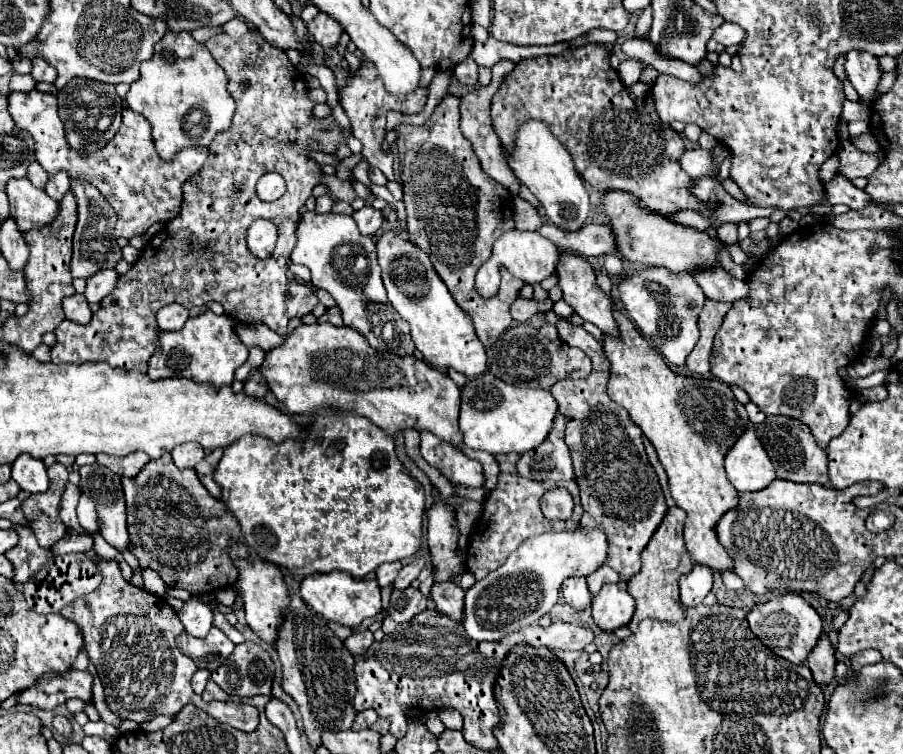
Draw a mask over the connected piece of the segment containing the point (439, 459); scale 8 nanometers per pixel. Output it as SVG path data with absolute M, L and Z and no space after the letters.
M420 432L420 452L430 466L438 468L454 484L482 486L484 474L480 462L462 454L460 448L440 448L442 444L432 432Z

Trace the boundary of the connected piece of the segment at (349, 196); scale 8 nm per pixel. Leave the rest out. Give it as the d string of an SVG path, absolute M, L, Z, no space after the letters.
M322 174L322 180L320 180L324 186L328 186L330 194L336 196L338 200L344 200L344 202L350 202L356 198L352 186L348 184L348 180L340 180L336 176L328 176L328 174Z

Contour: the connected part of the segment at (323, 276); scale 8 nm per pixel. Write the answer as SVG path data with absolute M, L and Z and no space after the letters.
M304 212L298 224L298 242L292 252L292 262L310 268L312 286L326 290L336 300L344 324L366 336L372 348L404 356L414 352L408 324L388 304L380 278L374 236L362 236L352 216Z

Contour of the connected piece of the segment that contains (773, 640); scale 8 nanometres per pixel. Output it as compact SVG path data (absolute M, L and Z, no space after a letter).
M794 592L770 596L764 602L758 602L746 616L750 630L762 640L764 646L768 646L778 656L786 658L792 664L804 664L810 650L816 646L818 636L822 634L822 620L818 612L800 596Z

